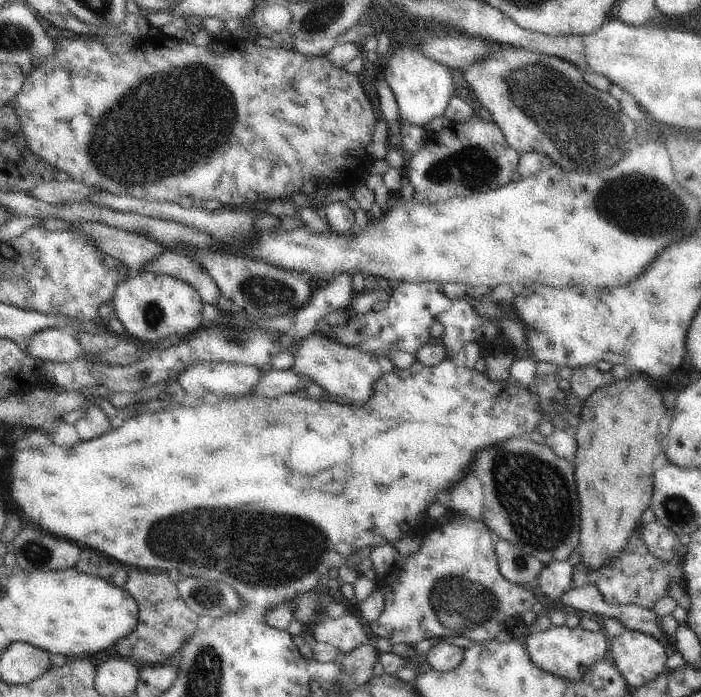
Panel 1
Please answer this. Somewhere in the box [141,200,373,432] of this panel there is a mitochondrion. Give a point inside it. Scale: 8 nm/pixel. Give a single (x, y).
(261, 290)

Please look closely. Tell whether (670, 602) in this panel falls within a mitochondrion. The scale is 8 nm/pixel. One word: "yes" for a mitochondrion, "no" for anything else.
no

